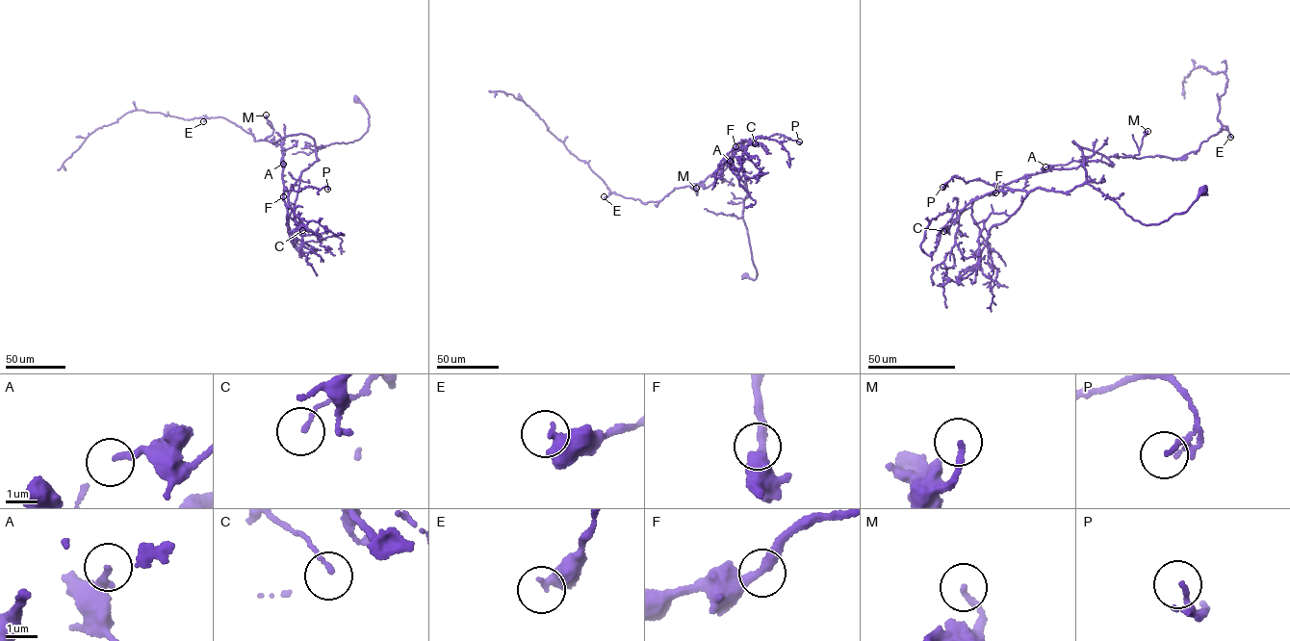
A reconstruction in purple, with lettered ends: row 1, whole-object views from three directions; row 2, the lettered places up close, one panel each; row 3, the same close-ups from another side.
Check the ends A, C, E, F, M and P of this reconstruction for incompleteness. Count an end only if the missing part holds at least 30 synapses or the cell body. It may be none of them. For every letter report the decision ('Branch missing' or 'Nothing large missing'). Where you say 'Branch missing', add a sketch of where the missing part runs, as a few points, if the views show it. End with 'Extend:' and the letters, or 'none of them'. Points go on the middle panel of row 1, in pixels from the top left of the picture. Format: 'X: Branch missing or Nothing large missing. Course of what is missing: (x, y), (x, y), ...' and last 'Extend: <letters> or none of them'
A: Nothing large missing
C: Nothing large missing
E: Nothing large missing
F: Nothing large missing
M: Nothing large missing
P: Nothing large missing
Extend: none of them

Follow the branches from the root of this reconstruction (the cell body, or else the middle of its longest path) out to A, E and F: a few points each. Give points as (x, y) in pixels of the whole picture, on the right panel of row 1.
A: (1202, 191), (1185, 212), (1146, 224), (1086, 183), (1073, 141), (1107, 157), (1109, 165), (1084, 159), (1045, 166)
E: (1202, 191), (1185, 212), (1143, 224), (1086, 183), (1073, 141), (1107, 157), (1175, 159), (1222, 129), (1230, 137)
F: (1202, 191), (1185, 212), (1141, 223), (1086, 183), (1073, 141), (1110, 165), (1088, 161), (1026, 174), (995, 192)

